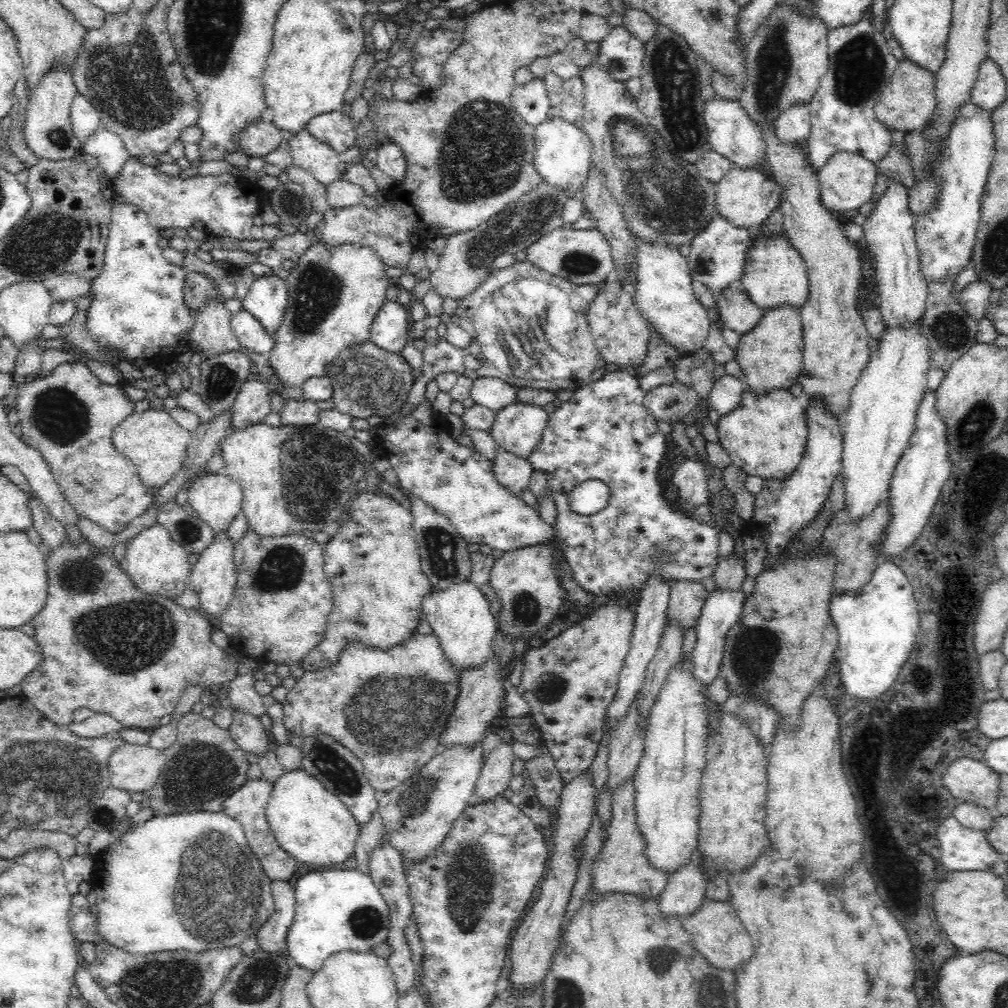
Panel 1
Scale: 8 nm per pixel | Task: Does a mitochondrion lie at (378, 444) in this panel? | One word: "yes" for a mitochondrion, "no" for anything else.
no

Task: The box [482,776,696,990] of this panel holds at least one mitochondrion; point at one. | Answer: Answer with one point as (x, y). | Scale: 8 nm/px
(660, 960)

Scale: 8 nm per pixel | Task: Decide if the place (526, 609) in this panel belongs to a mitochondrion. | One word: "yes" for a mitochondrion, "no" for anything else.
yes

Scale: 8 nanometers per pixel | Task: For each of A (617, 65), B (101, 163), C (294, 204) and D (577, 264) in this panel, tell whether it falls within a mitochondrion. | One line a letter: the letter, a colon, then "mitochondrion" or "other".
A: other
B: other
C: mitochondrion
D: mitochondrion

